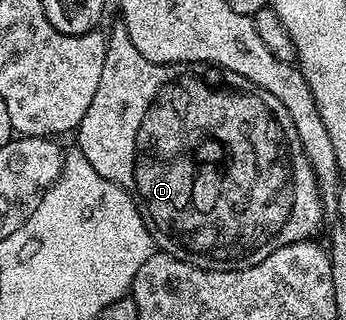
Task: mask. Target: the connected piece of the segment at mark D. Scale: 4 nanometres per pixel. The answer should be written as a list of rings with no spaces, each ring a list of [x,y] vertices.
[[[116,23],[112,30],[107,30],[108,50],[106,63],[102,63],[102,79],[98,79],[98,91],[94,91],[94,99],[90,99],[90,107],[86,115],[82,115],[82,123],[74,131],[75,144],[80,153],[90,159],[90,167],[102,175],[102,179],[110,179],[110,183],[122,186],[131,195],[136,206],[140,208],[142,219],[148,228],[149,238],[157,250],[163,251],[190,263],[199,269],[214,271],[230,271],[231,269],[249,269],[266,255],[274,255],[278,247],[286,247],[290,243],[315,238],[320,224],[324,221],[326,210],[316,185],[316,176],[306,159],[306,151],[302,151],[302,143],[298,139],[298,130],[294,127],[294,119],[290,119],[290,111],[278,103],[270,91],[250,83],[242,75],[229,69],[221,69],[218,65],[205,65],[202,61],[179,61],[173,65],[155,65],[146,59],[130,43],[128,32],[123,24]]]

